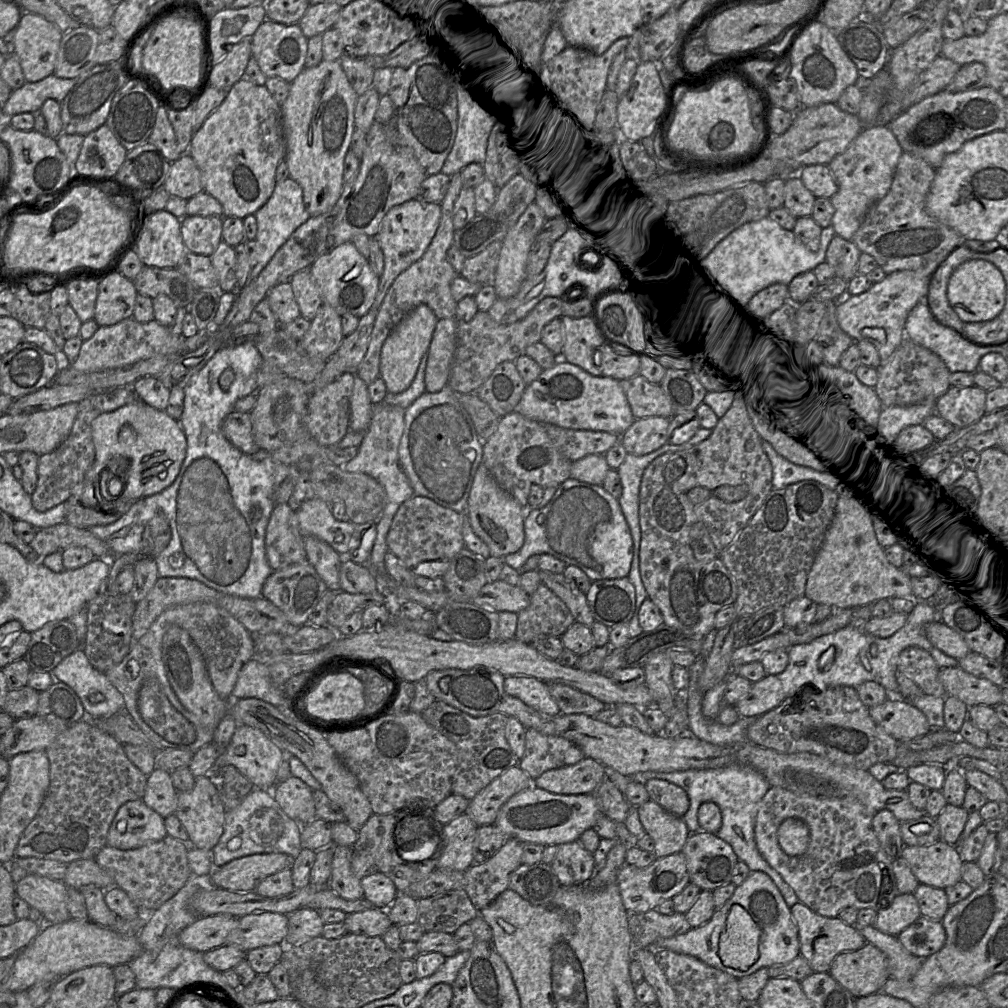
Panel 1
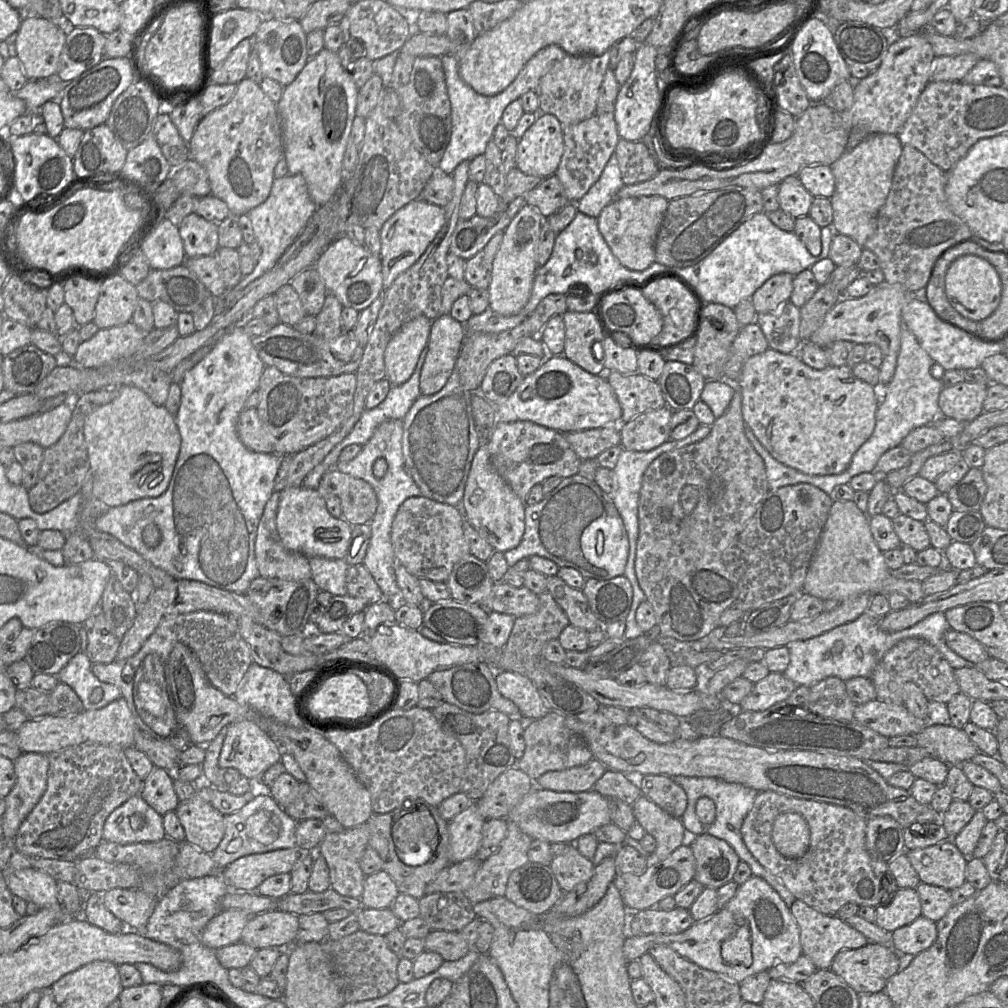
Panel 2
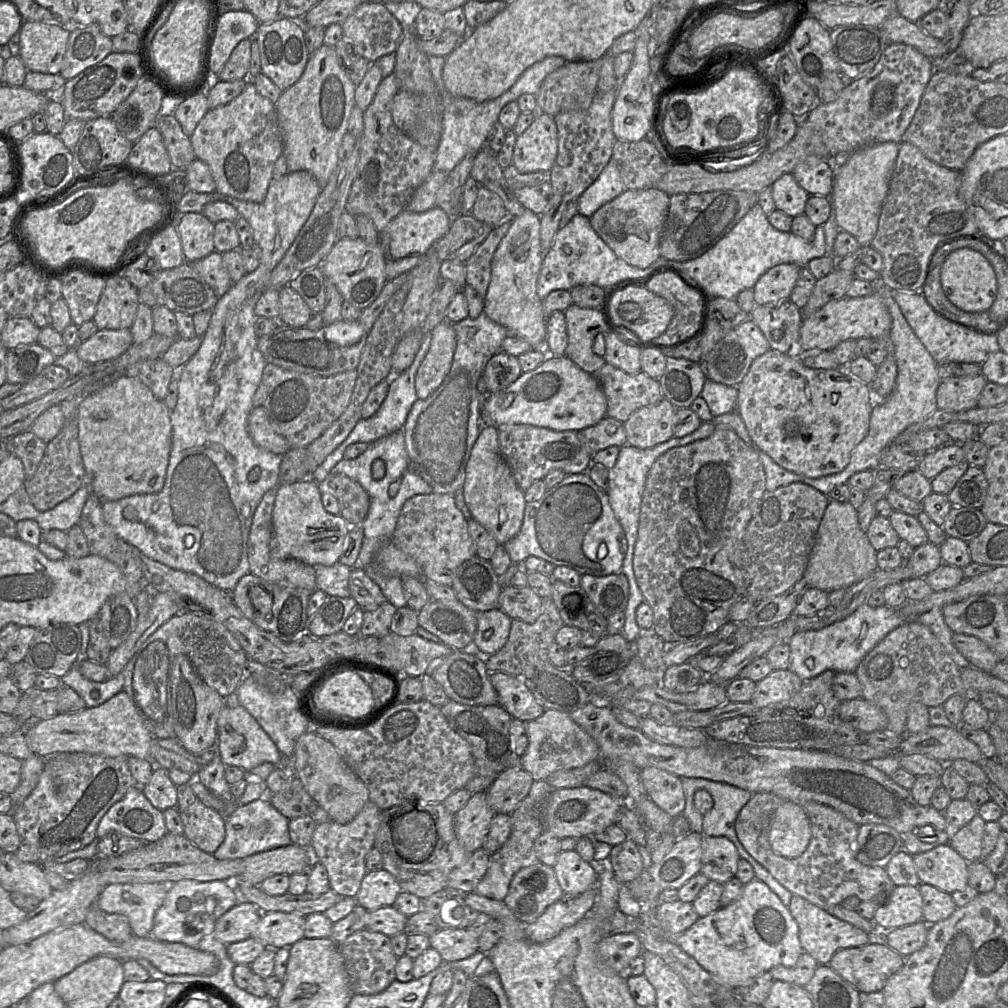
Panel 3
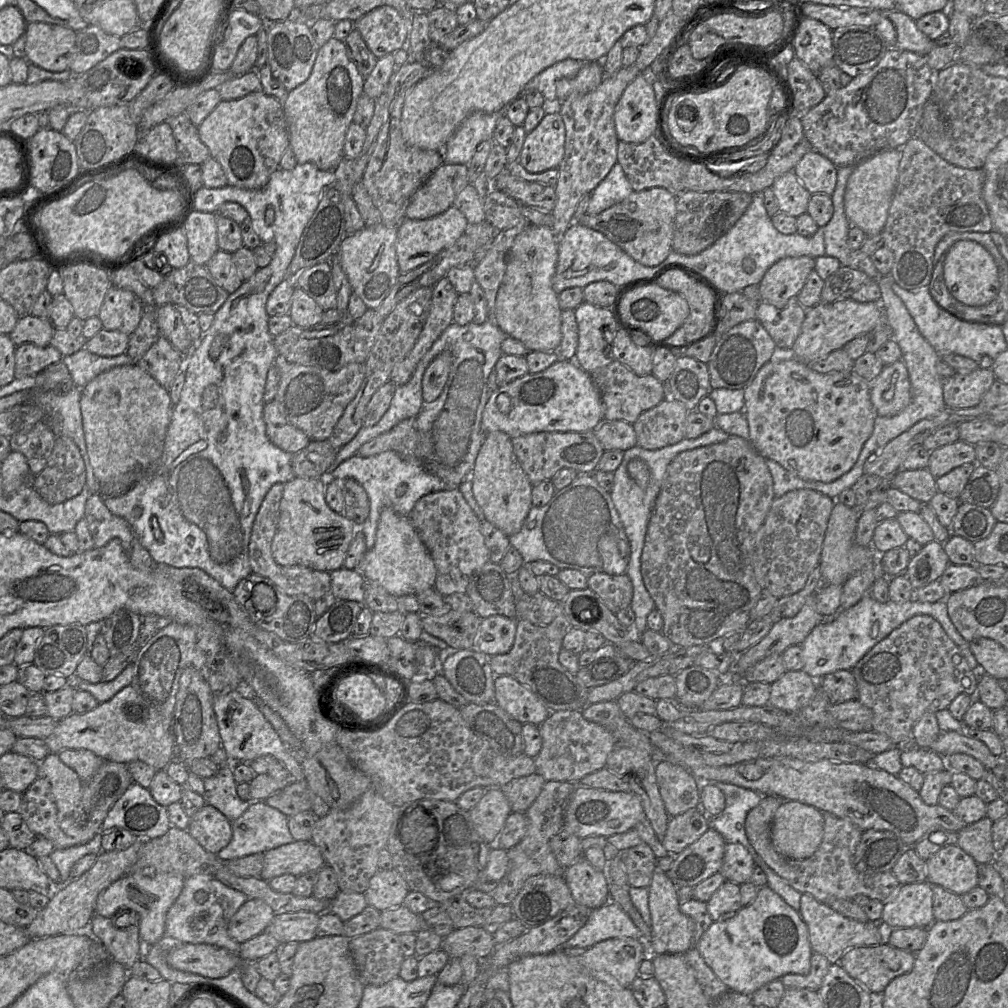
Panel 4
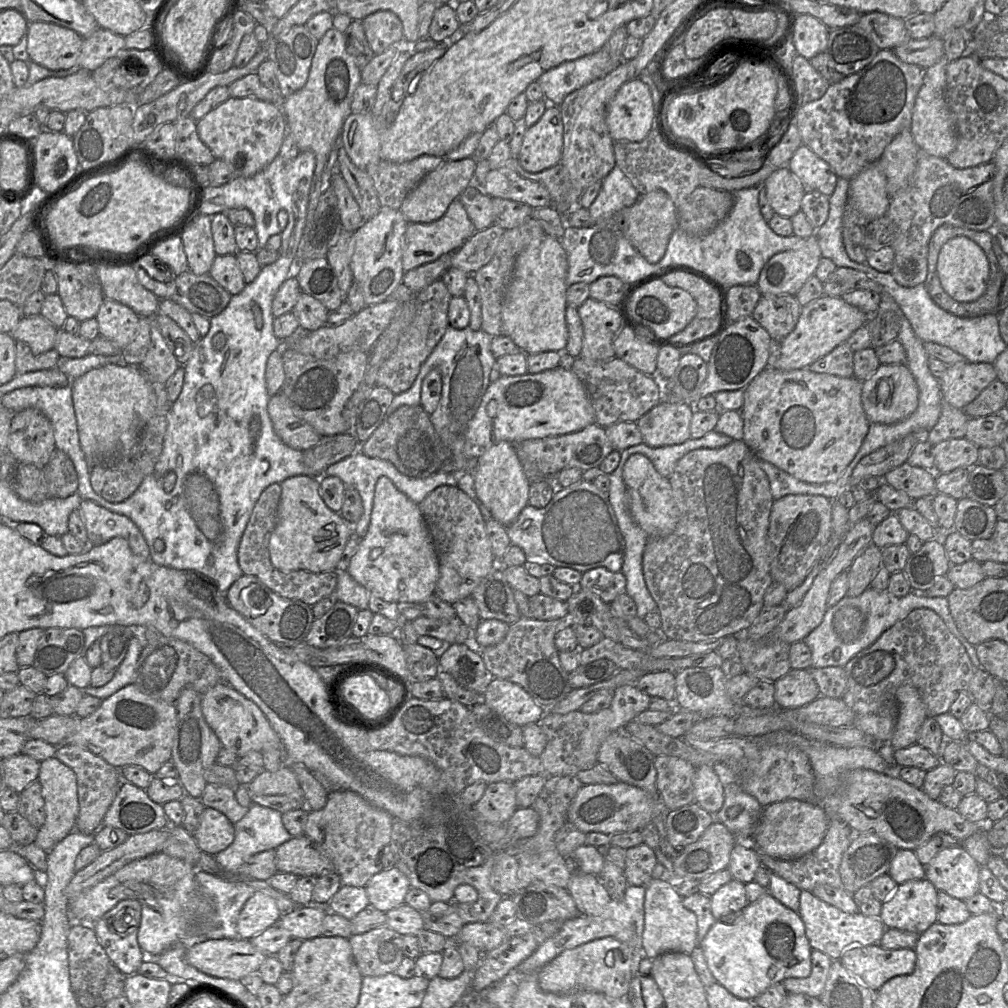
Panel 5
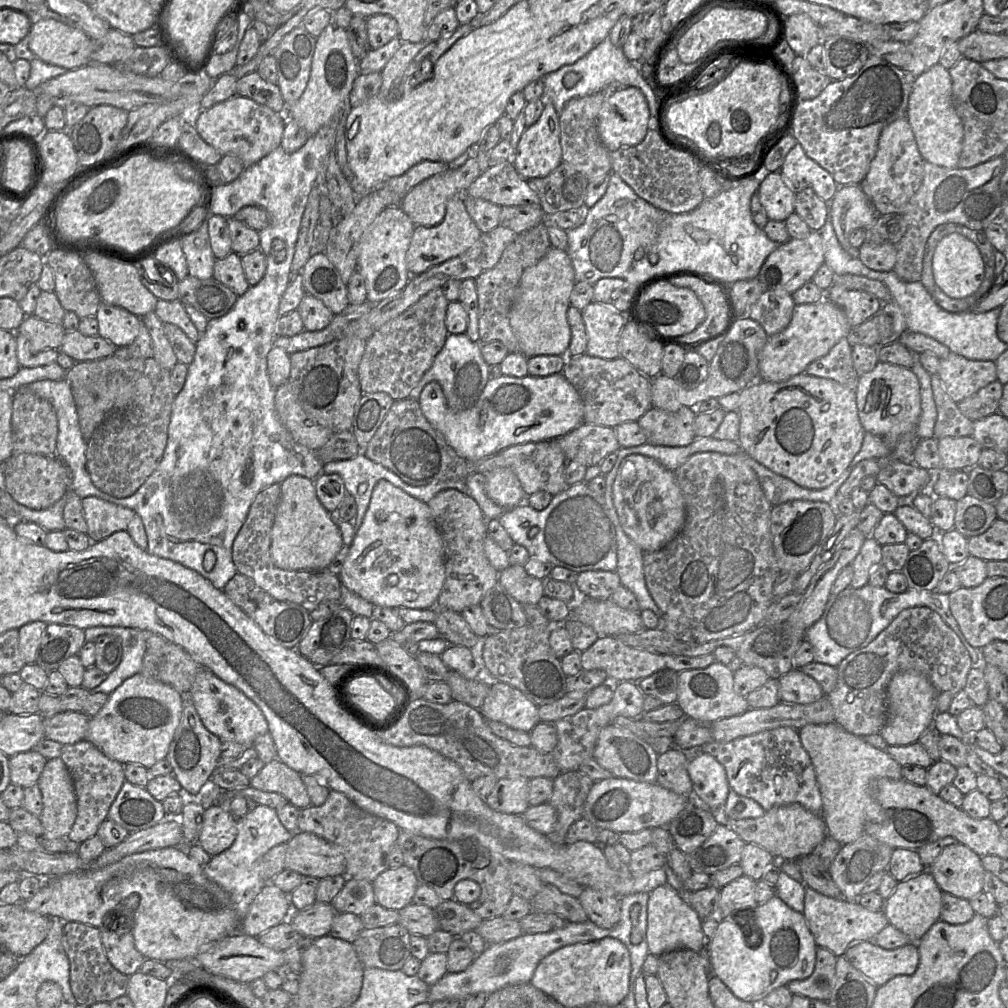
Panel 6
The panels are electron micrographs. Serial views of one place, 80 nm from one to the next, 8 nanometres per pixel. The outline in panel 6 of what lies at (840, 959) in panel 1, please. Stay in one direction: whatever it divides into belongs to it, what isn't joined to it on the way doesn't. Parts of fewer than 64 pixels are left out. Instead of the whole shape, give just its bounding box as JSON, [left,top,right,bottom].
[843,941,919,987]

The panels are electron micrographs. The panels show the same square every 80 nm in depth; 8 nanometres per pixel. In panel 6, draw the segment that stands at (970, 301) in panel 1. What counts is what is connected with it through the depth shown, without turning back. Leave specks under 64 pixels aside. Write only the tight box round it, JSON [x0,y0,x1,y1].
[932,233,985,298]

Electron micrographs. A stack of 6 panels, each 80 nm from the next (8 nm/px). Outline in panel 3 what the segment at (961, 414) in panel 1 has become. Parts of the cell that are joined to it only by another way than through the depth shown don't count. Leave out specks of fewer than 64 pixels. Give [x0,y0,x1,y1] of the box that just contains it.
[936,373,987,412]

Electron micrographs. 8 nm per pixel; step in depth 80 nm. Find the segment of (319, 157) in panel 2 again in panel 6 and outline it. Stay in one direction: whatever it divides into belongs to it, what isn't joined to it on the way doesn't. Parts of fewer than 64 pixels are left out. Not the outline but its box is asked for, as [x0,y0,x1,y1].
[286,21,359,135]

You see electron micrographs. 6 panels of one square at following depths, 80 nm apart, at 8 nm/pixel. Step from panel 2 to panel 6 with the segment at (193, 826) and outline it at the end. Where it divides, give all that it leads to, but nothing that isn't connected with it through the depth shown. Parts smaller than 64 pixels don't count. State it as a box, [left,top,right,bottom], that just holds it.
[198,804,237,856]

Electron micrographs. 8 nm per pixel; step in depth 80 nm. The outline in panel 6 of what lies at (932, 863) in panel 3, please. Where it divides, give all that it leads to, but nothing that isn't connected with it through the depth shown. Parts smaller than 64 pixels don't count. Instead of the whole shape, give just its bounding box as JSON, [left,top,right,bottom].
[926,843,985,900]

